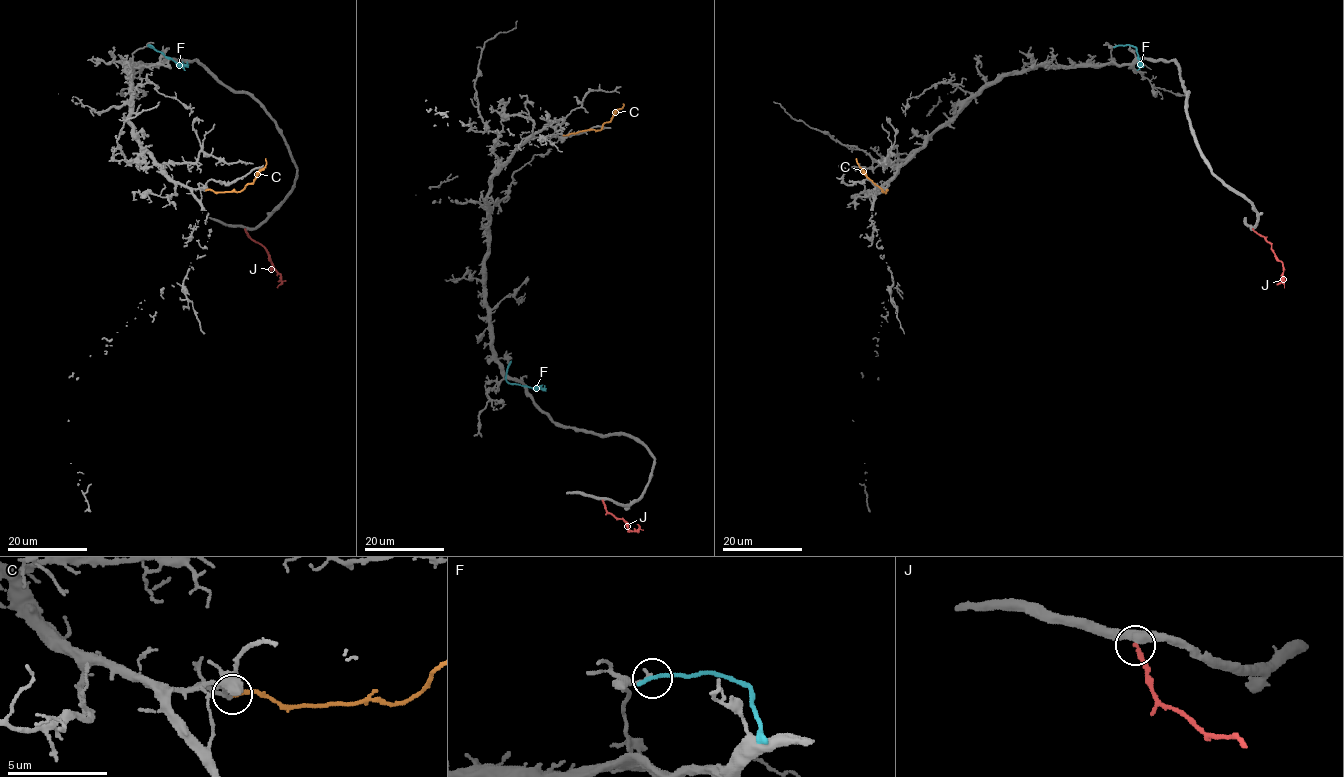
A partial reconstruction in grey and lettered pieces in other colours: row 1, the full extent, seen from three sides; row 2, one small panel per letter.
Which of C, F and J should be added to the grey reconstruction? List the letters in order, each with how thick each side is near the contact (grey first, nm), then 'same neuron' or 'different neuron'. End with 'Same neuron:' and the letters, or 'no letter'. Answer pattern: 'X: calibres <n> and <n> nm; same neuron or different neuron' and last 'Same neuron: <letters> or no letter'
C: calibres 140 and 200 nm; same neuron
F: calibres 200 and 280 nm; different neuron
J: calibres 440 and 180 nm; different neuron
Same neuron: C

